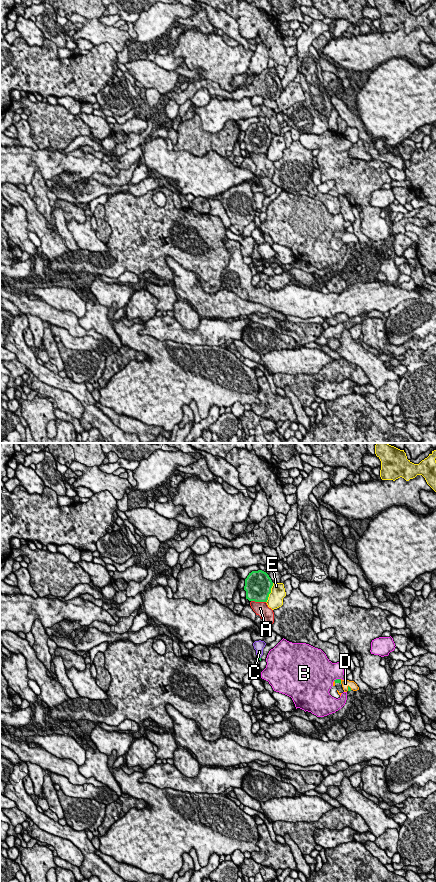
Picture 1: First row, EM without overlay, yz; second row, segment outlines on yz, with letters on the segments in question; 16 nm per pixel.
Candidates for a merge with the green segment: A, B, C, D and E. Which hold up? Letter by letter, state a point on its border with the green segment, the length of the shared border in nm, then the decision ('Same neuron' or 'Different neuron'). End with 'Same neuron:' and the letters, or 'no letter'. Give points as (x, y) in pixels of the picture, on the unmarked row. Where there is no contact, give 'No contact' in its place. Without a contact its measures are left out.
A: Touches green at yz (258, 153). Shared border 240 nm. Different neuron
B: Touches green at yz (336, 231). Shared border 130 nm. Different neuron
C: Touches green at yz (258, 209). Shared border 70 nm. Different neuron
D: Touches green at yz (349, 239). Shared border 100 nm. Same neuron
E: Touches green at yz (270, 144). Shared border 340 nm. Different neuron
Same neuron: D

